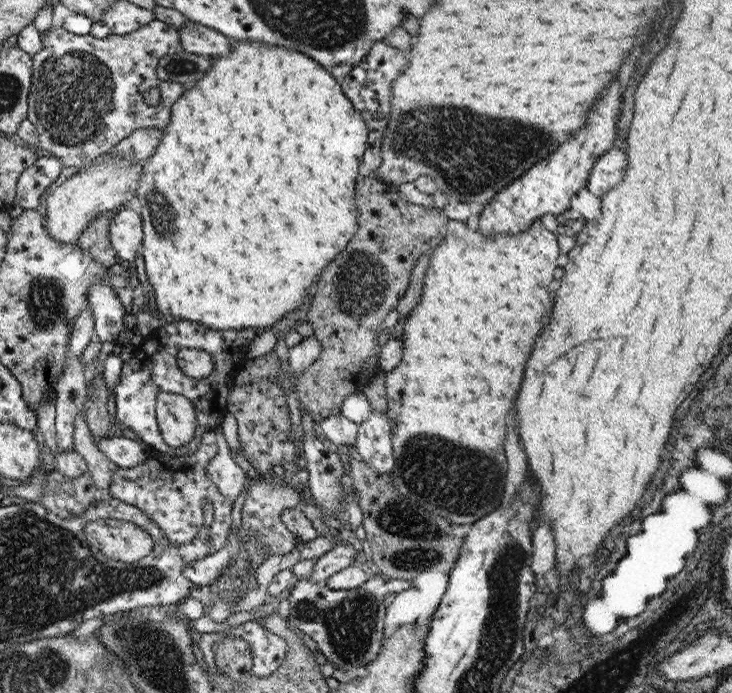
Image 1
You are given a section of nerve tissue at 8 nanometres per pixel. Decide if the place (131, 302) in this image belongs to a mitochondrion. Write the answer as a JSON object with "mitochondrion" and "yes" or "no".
{"mitochondrion":"no"}

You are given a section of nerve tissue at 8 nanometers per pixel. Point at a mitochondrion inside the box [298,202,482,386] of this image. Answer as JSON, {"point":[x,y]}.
{"point":[361,282]}

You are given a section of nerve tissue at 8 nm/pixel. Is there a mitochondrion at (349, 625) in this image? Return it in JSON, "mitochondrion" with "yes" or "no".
{"mitochondrion":"yes"}

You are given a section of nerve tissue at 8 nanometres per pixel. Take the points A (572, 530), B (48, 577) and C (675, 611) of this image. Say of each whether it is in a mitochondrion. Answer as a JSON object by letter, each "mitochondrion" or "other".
{"A":"other","B":"mitochondrion","C":"other"}

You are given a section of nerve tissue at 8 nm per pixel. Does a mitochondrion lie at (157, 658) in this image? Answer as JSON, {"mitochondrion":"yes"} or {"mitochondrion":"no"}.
{"mitochondrion":"yes"}

